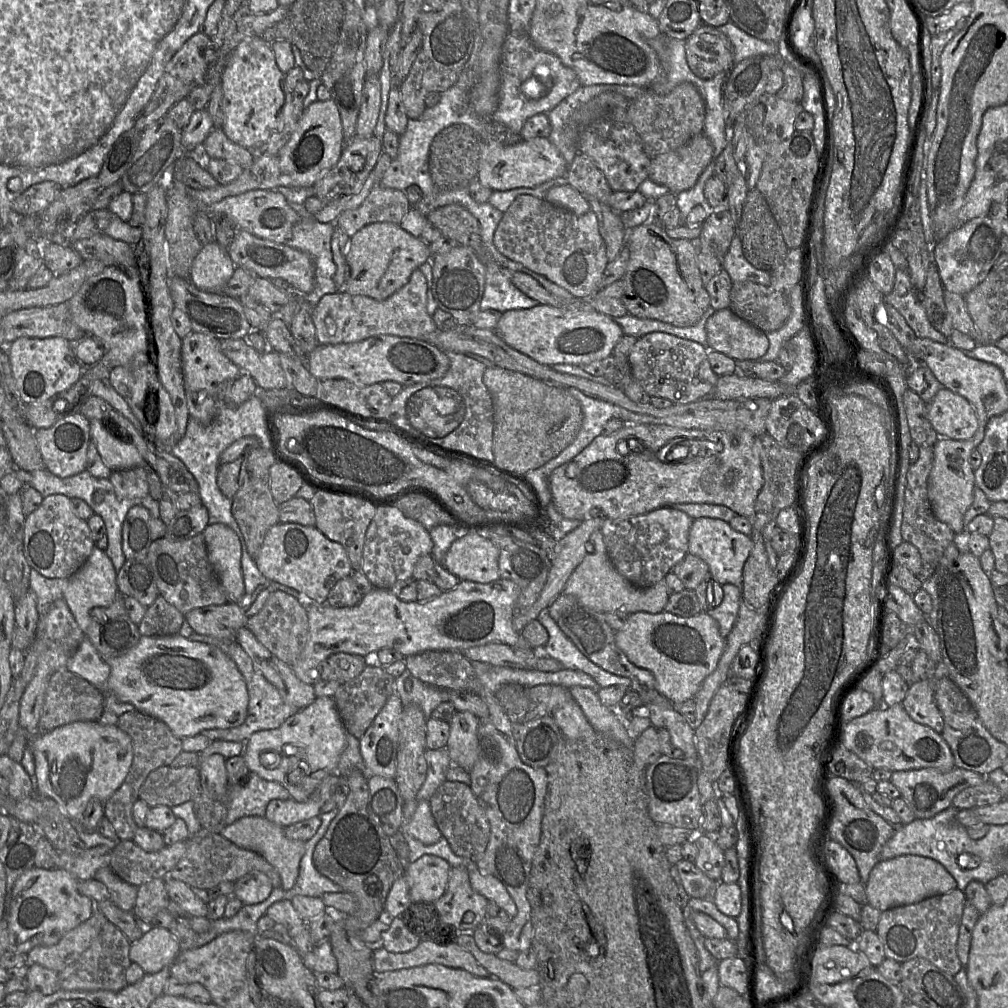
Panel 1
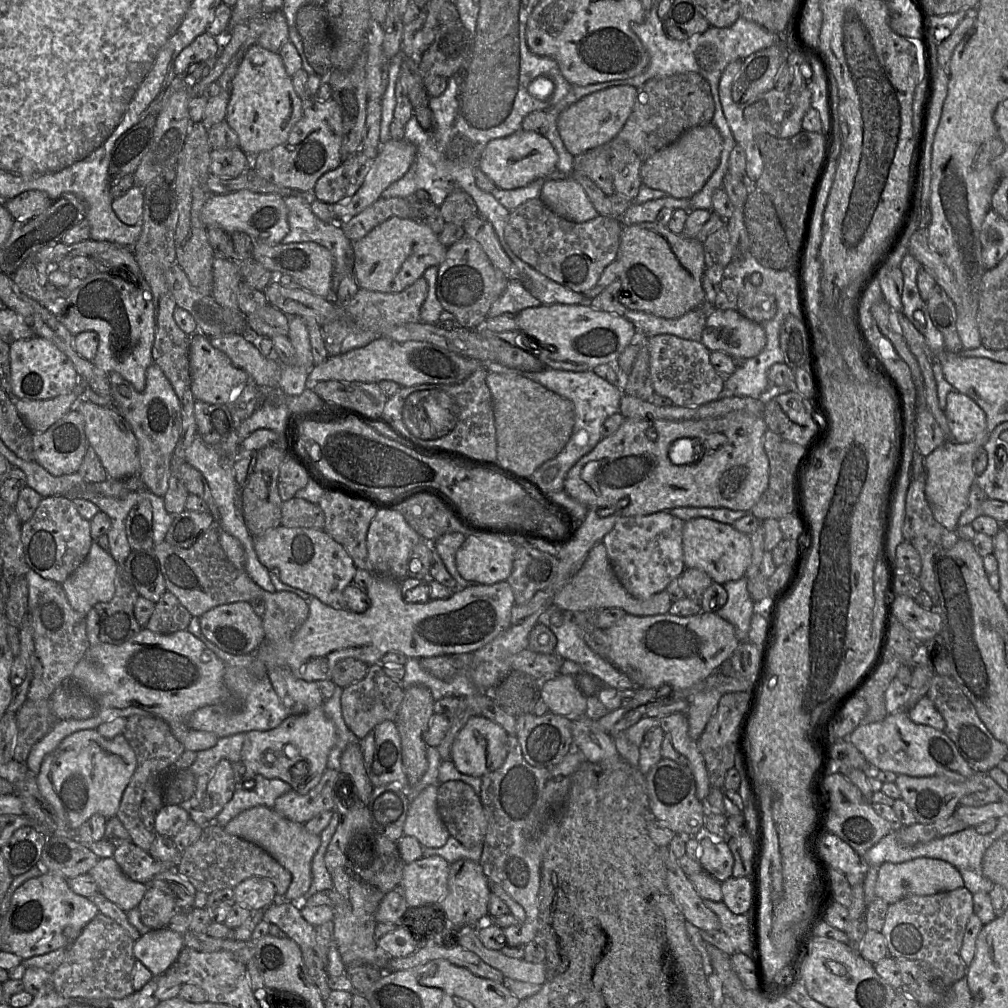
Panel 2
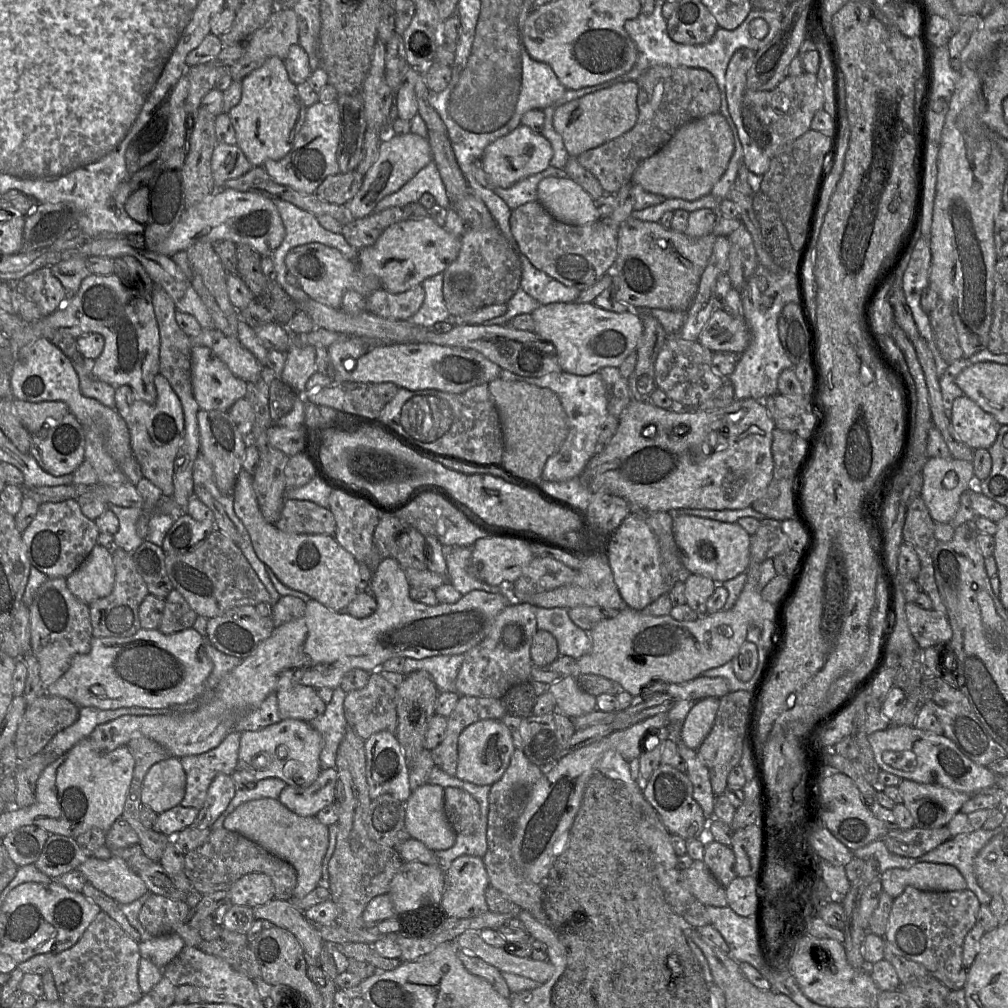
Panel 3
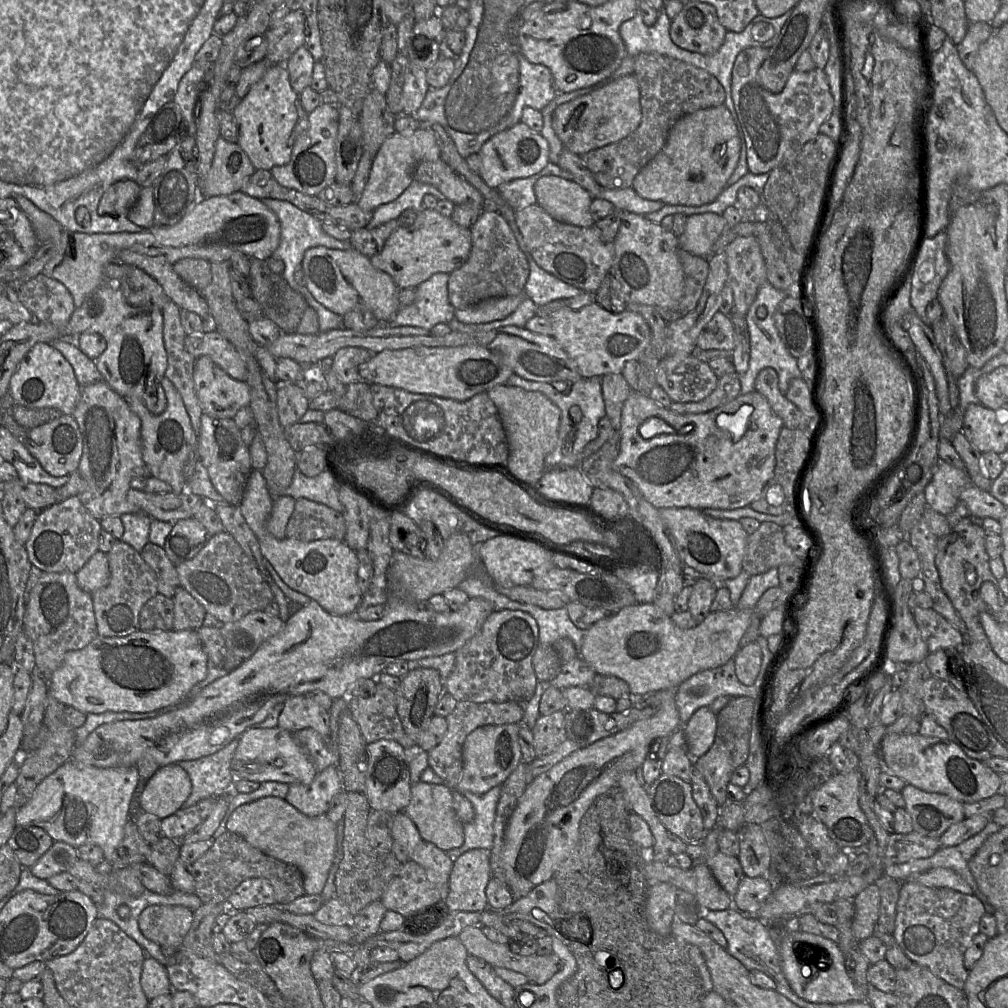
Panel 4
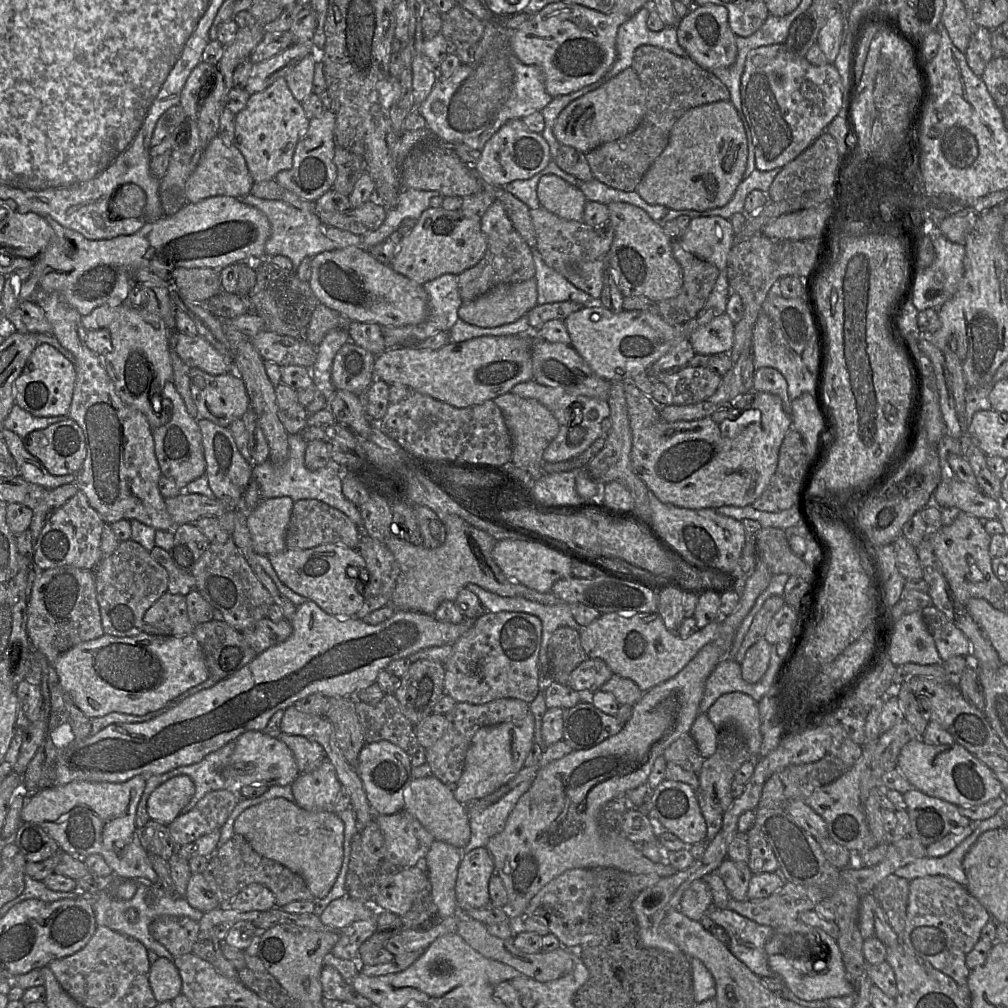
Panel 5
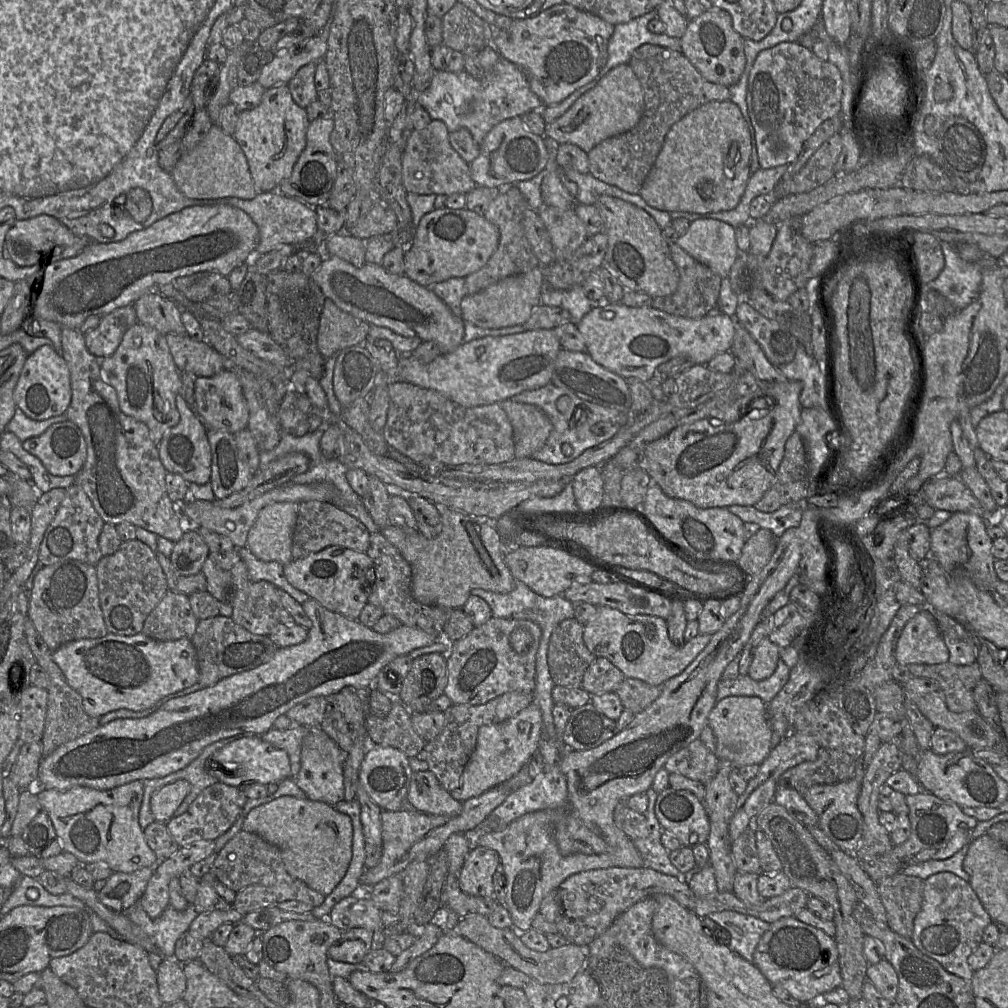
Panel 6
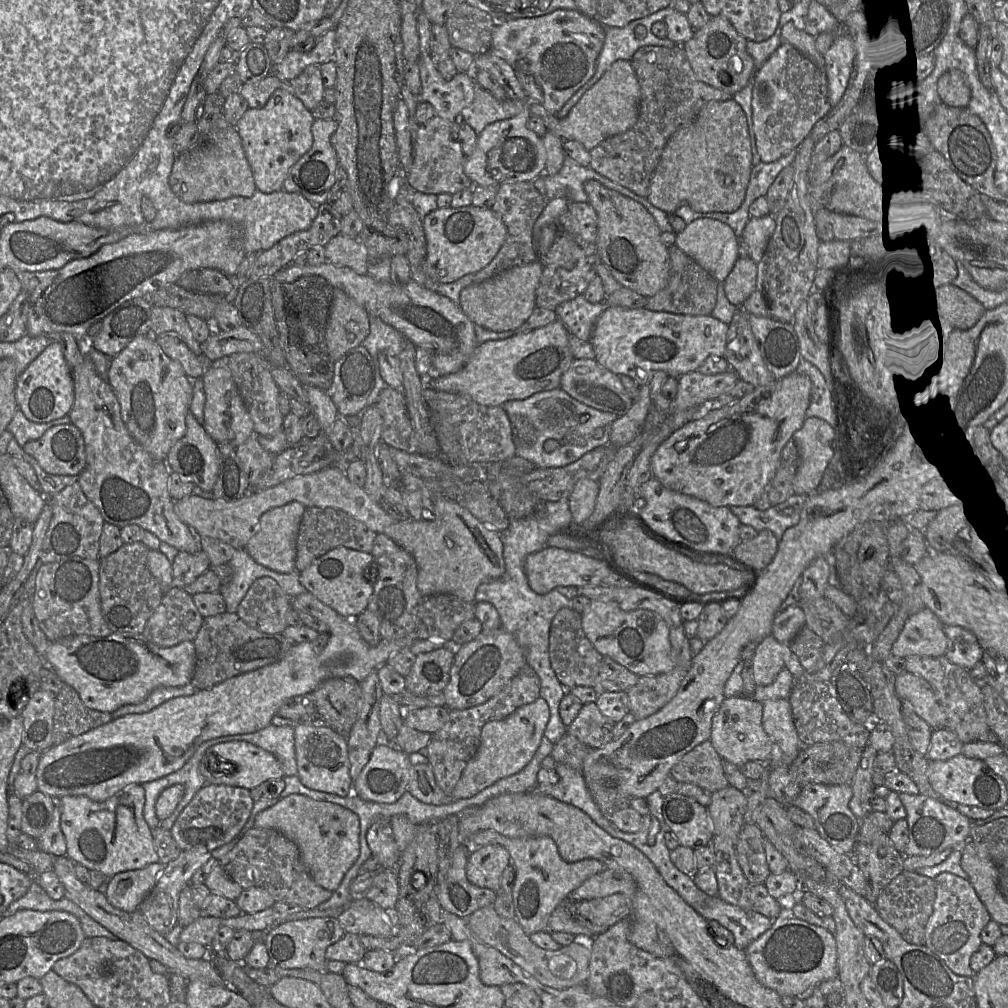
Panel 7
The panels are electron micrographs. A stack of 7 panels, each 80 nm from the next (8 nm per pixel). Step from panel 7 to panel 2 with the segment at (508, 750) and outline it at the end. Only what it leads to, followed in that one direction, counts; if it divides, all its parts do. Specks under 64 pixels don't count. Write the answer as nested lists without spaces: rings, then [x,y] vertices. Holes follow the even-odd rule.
[[[473,716],[457,734],[450,760],[460,773],[481,778],[504,763],[508,753],[508,737],[508,733],[499,724],[483,716]]]

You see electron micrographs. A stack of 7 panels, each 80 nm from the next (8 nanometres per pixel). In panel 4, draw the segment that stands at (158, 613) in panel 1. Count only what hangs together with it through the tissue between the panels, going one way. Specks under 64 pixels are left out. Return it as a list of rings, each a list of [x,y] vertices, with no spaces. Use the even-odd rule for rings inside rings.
[[[179,588],[173,597],[173,630],[197,630],[203,626],[205,608],[185,589]]]

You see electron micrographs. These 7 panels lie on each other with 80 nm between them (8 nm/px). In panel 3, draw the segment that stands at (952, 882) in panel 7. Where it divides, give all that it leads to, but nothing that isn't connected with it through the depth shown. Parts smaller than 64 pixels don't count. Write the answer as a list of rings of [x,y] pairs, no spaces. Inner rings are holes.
[[[907,886],[905,890],[903,891],[903,893],[898,898],[895,898],[893,901],[890,916],[889,916],[889,922],[888,922],[886,933],[884,935],[884,939],[893,946],[897,954],[905,957],[908,960],[912,960],[922,964],[932,976],[937,978],[948,989],[950,990],[964,989],[964,986],[967,980],[968,969],[963,965],[963,959],[962,959],[963,944],[964,944],[964,940],[967,933],[976,924],[976,918],[977,918],[980,905],[981,903],[979,899],[976,897],[974,892],[972,892],[969,889],[966,889],[963,891],[926,892],[926,891],[918,890],[912,886]]]

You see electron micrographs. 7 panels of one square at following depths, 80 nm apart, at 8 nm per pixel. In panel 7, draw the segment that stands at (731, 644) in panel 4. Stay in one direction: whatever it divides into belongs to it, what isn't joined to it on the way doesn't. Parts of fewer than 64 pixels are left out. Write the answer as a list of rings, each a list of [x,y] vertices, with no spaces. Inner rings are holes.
[[[591,601],[590,607],[582,614],[582,627],[585,636],[601,655],[639,677],[664,674],[674,669],[670,628],[662,617],[645,609],[625,612],[614,601]]]

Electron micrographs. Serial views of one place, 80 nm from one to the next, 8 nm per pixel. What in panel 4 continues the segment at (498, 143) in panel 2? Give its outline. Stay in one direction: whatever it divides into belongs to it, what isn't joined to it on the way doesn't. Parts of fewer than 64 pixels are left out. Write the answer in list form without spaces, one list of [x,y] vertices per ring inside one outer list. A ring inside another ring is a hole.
[[[518,122],[489,138],[478,154],[481,158],[480,176],[490,188],[496,189],[512,180],[527,178],[539,173],[549,162],[549,145],[540,133]]]

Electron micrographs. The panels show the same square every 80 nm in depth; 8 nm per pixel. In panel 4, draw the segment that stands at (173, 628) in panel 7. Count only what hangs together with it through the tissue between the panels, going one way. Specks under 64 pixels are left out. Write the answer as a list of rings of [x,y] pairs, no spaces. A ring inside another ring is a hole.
[[[157,594],[147,601],[140,612],[140,630],[173,630],[174,601]]]

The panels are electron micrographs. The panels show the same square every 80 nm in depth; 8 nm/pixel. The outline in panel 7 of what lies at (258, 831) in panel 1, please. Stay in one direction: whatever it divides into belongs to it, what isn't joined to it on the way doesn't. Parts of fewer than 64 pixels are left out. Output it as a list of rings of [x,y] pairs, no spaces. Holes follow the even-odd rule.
[[[291,794],[261,811],[254,828],[271,828],[281,832],[299,848],[303,865],[315,883],[334,892],[356,862],[360,853],[360,821],[351,810],[338,804]]]

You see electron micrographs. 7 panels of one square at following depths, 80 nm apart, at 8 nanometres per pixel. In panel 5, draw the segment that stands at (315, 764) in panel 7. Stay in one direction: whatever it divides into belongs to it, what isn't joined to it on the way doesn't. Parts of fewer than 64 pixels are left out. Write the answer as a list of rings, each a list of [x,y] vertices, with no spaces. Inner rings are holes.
[[[326,758],[314,770],[300,773],[291,788],[299,807],[308,811],[334,811],[342,785],[335,767]]]

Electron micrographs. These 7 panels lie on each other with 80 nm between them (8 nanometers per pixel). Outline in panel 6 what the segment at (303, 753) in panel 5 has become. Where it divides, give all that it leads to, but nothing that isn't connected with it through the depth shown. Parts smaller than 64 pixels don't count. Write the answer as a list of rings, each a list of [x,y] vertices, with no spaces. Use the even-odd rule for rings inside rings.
[[[293,724],[292,727],[285,730],[272,727],[266,733],[260,735],[263,741],[287,752],[291,767],[291,778],[294,779],[300,771],[302,739],[306,729],[308,728],[302,725]]]

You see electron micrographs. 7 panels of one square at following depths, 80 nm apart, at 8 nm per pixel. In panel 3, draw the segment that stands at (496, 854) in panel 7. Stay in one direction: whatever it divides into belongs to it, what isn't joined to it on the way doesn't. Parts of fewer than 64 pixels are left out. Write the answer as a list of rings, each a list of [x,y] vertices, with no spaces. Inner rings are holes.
[[[462,855],[445,866],[445,890],[441,907],[448,918],[464,919],[488,911],[486,890],[490,886],[483,859]]]

